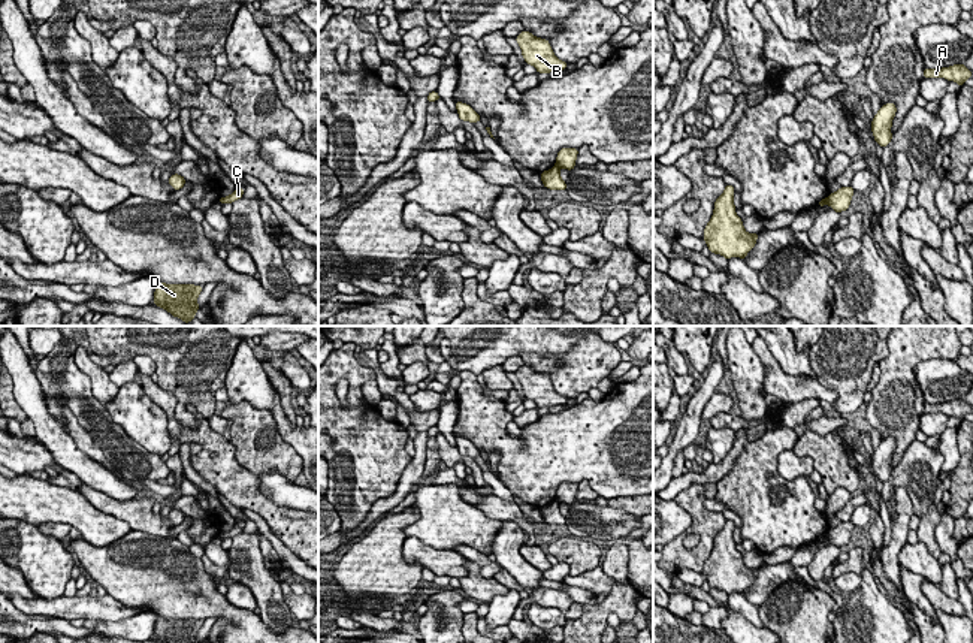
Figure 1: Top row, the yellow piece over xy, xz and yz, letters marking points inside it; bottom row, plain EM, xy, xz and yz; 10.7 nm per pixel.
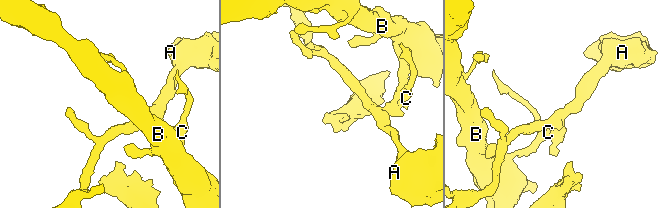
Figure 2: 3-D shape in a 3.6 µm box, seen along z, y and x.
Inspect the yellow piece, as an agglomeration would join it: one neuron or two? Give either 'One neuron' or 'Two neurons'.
Two neurons

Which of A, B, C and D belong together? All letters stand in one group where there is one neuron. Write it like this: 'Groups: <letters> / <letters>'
Groups: A / B C D

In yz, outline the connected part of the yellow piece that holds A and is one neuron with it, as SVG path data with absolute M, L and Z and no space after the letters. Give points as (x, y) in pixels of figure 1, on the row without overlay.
M963 398L934 405L928 402L924 404L924 414L939 411L948 414L949 417L955 416L960 422L963 422L964 416L972 413L972 405L969 405Z

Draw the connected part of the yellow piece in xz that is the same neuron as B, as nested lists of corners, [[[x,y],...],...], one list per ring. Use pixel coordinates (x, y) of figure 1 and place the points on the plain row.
[[[522,366],[516,377],[522,384],[526,399],[532,399],[538,408],[550,408],[566,404],[566,396],[557,395],[549,375]]]

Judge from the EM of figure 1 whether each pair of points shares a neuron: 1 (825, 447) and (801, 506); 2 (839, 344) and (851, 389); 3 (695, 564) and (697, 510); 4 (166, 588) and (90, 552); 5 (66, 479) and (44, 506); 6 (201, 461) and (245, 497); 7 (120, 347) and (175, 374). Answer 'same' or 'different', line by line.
1: different
2: same
3: same
4: same
5: different
6: same
7: same

